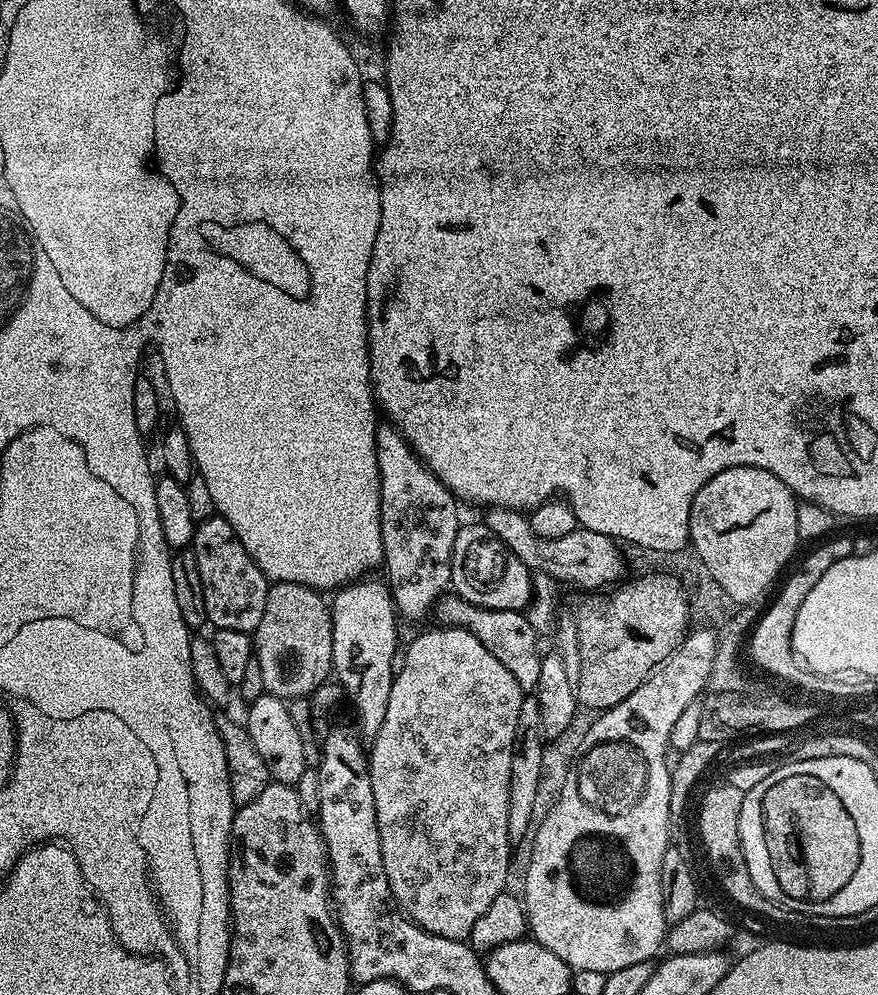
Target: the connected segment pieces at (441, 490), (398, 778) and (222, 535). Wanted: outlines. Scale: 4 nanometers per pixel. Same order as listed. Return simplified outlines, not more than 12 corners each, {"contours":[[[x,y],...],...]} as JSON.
{"contours":[[[376,429],[383,571],[420,620],[452,583],[458,501]],[[466,628],[409,642],[368,773],[405,916],[505,891],[526,692]],[[199,521],[190,549],[207,623],[255,633],[270,581],[234,526]]]}

